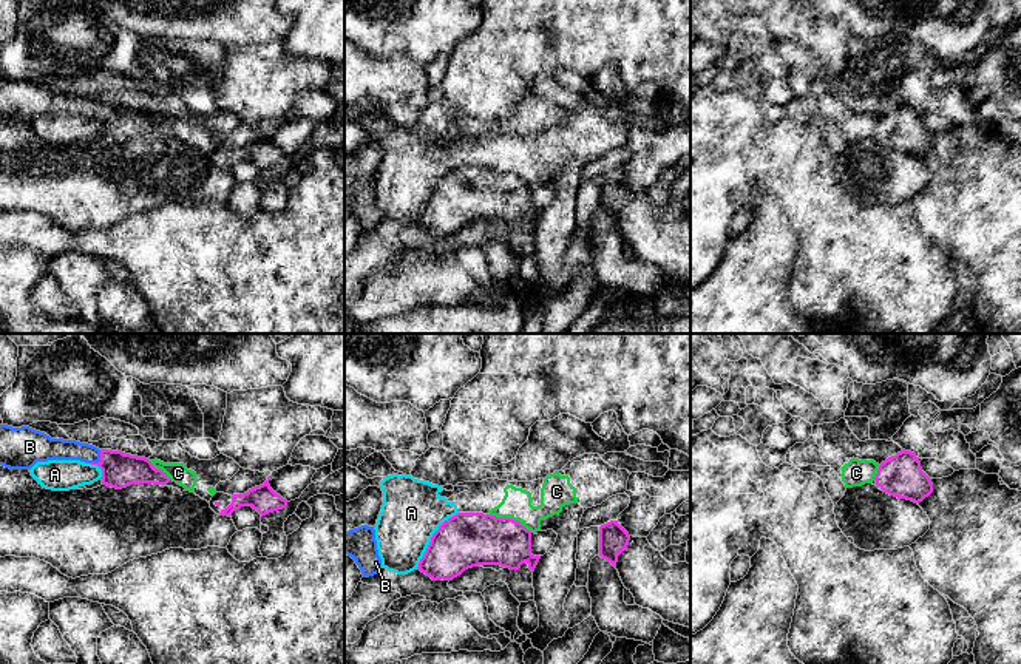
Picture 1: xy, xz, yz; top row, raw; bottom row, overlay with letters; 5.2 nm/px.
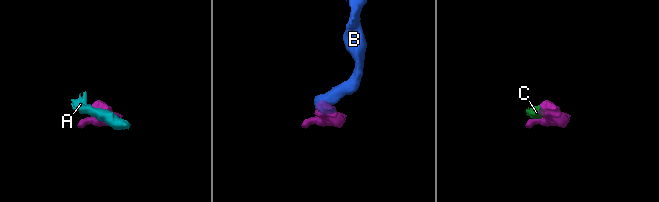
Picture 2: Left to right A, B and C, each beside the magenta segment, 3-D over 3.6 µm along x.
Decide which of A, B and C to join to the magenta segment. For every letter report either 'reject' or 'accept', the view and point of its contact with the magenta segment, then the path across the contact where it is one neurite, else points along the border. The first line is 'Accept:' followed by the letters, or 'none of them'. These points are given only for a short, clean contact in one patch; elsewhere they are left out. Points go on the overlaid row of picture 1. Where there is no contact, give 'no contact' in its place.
Accept: B
A: reject; meets magenta in xz at (431, 538); border along xz (457, 513), (450, 516), (433, 535), (416, 567)
B: accept; meets magenta in xy at (101, 459); runs through xy (119, 470), (111, 462), (101, 459), (82, 451), (54, 448)
C: reject; meets magenta in xz at (512, 519); border along xz (490, 513), (499, 518), (516, 519), (532, 531)

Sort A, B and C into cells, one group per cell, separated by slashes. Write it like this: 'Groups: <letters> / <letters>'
Groups: A C / B

